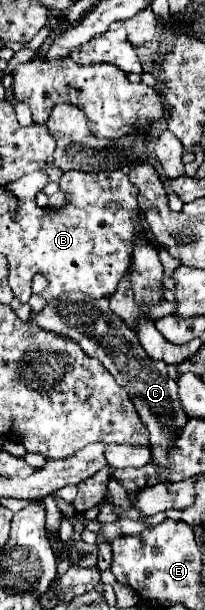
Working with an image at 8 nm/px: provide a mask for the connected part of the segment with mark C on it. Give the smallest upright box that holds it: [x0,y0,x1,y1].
[30,292,188,470]

